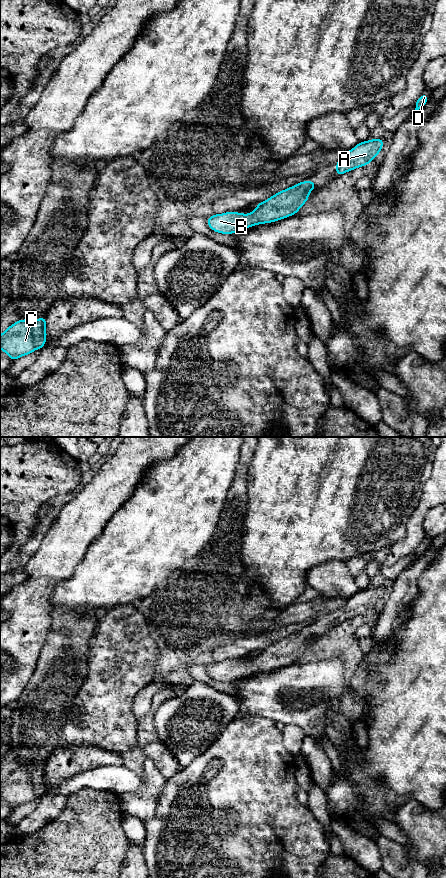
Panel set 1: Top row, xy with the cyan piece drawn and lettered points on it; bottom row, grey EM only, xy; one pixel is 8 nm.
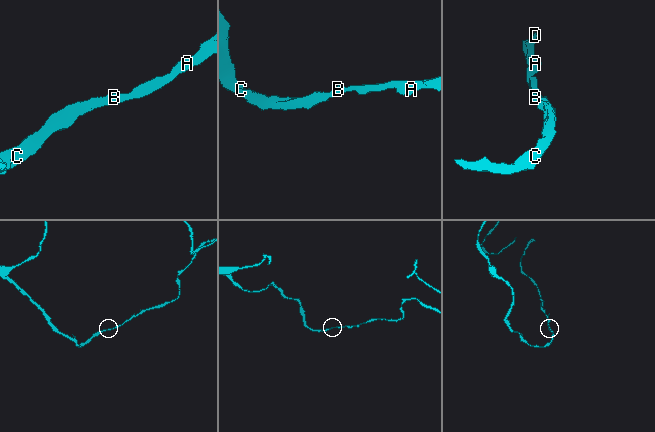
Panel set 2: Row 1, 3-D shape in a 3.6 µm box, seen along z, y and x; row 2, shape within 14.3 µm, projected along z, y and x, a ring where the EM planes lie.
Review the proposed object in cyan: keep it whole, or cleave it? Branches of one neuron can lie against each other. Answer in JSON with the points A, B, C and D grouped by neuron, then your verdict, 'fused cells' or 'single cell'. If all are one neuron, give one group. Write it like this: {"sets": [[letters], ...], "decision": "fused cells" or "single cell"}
{"sets": [["A", "B", "C", "D"]], "decision": "single cell"}

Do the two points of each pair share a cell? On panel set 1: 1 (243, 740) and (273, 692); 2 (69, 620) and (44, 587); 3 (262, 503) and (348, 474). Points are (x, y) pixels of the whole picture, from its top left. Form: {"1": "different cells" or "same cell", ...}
{"1": "different cells", "2": "different cells", "3": "same cell"}

